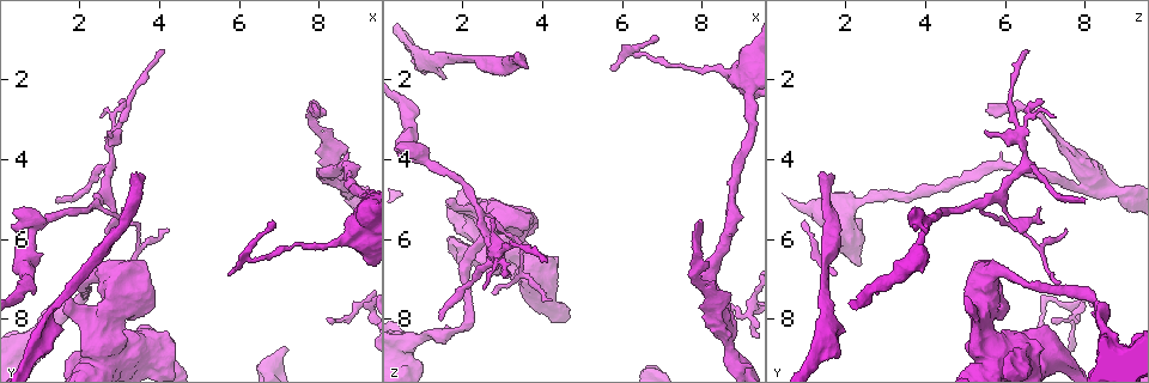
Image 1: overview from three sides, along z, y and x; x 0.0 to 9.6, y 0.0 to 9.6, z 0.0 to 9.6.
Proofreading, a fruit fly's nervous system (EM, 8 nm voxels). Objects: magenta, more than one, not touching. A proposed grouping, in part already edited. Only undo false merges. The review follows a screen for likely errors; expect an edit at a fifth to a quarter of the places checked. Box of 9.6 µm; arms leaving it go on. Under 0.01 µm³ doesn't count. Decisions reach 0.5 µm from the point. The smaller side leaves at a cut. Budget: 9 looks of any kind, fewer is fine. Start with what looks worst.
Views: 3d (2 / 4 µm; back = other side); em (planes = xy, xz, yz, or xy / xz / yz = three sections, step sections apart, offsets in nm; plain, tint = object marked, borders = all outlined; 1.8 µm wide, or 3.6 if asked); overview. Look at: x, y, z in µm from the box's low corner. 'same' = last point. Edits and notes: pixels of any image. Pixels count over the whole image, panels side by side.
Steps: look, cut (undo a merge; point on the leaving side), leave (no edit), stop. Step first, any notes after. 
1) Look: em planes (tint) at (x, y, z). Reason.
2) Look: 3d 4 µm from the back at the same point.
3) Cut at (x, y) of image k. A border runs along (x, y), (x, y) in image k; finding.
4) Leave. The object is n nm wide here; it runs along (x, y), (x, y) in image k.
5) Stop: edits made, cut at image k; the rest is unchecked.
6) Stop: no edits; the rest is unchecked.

Look: em planes (tint) at (8.45, 4.35, 8.05). Abrupt turn.

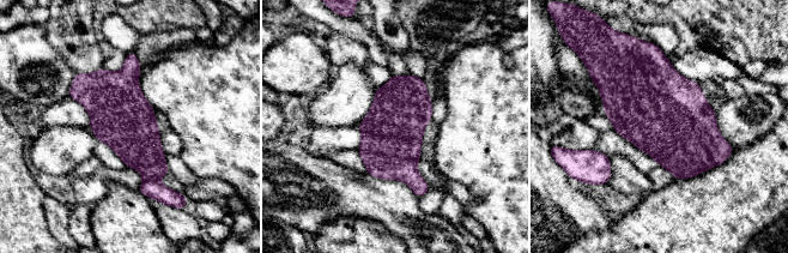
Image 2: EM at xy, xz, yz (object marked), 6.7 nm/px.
Cut at (139, 148) of image 2. A border runs along (144, 180), (157, 181) in image 2; two neurons meet here.

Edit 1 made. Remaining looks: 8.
Look: em planes (tint) at (2.95, 3.45, 6.30). Branch point.

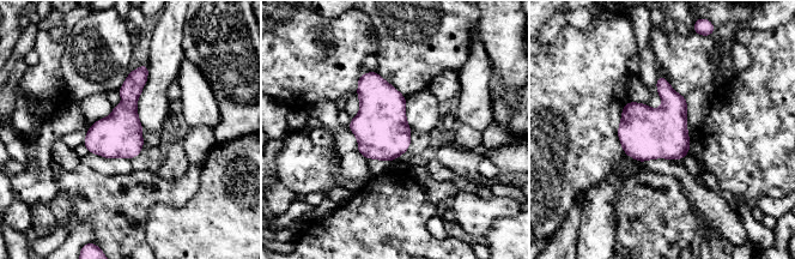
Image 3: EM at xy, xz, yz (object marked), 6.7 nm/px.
Leave. Continuous, no second neuron.

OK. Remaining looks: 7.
Look: 3d 2 µm at (9.20, 7.65, 7.90). Three-way junction.

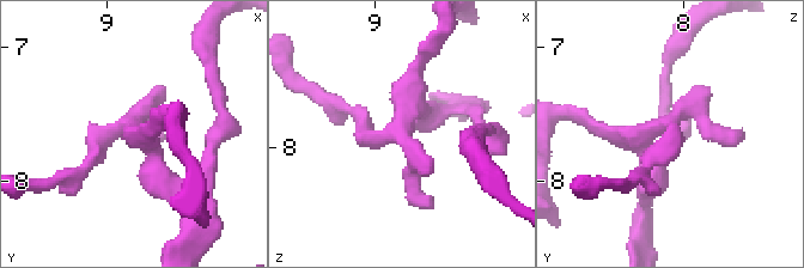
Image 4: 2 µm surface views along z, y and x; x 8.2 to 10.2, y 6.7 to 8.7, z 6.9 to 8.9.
Look: em yz step 4 (tint) at (9.14, 7.60, 7.90). Shape alone is not enough.

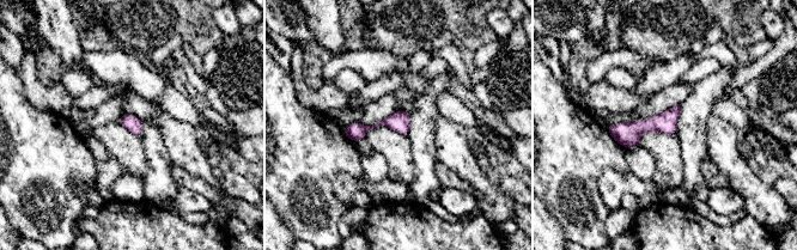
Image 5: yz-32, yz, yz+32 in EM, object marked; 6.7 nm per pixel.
Leave. It runs along (676, 108), (662, 122), (610, 129) in image 5; all the same neuron.

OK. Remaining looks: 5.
Look: 3d 4 µm at (3.80, 8.85, 7.20). Calibre changes.

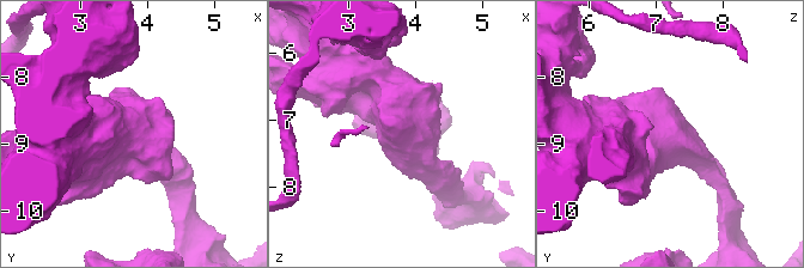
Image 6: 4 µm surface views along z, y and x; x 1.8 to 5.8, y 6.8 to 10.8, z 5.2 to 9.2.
Look: em 3.6 µm planes (borders) at (3.85, 8.90, 7.20). Shape alone is not enough.

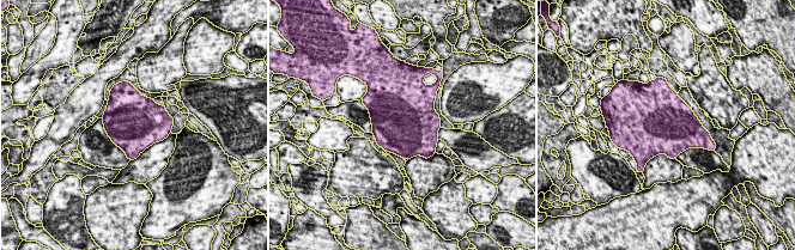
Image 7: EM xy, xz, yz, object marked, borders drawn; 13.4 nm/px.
Leave. The object is 750 nm wide here; all the same neuron.

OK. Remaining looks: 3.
Stop: edits made, cut at image 2; the rest is unchecked.

